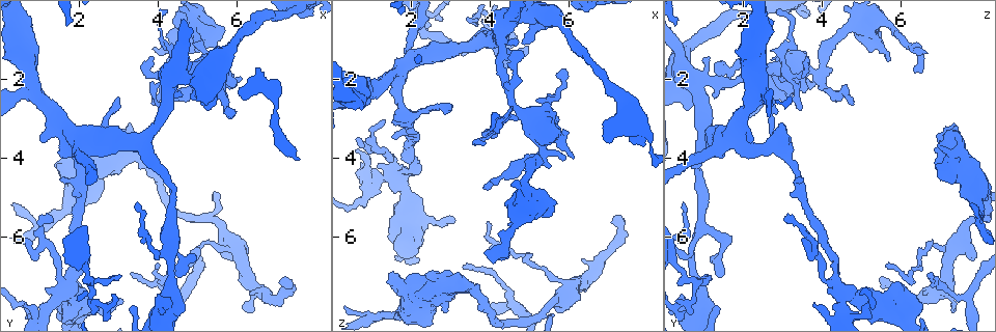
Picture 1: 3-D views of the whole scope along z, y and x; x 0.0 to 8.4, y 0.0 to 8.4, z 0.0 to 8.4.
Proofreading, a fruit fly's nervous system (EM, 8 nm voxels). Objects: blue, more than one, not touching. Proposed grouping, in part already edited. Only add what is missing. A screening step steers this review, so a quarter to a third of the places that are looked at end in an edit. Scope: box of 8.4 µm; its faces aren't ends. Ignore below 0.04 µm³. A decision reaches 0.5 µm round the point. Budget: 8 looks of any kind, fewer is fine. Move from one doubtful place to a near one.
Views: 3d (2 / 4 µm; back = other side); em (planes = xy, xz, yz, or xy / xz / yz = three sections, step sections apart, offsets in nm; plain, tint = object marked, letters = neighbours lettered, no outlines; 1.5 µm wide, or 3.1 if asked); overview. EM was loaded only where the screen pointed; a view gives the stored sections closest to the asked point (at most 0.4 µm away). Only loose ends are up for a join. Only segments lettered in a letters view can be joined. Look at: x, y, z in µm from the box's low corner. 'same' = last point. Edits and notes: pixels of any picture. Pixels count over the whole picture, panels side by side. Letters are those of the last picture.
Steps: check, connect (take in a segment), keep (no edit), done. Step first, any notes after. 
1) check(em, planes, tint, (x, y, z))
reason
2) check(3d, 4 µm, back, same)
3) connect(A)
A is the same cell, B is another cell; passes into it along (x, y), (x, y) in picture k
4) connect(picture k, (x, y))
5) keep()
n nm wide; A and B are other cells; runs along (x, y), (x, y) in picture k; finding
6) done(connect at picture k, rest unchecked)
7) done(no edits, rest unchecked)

check(3d, 2 µm, (6.25, 7.95, 7.30))
branch stops here

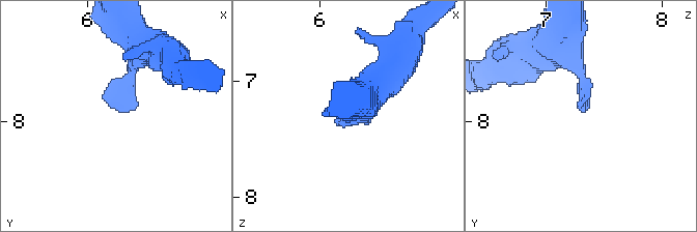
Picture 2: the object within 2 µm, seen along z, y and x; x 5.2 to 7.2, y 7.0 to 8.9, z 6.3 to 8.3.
check(em, planes, letters, (6.26, 7.92, 7.26))
shape alone is not enough

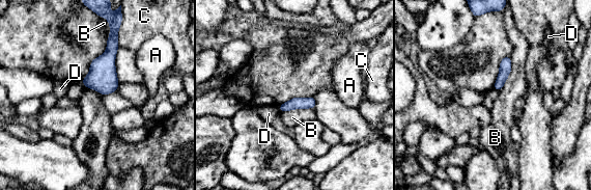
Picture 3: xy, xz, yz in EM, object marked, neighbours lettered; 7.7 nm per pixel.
keep()
B touches over 300 nm; A, B, C and D are other cells; no lettered segment goes on from it

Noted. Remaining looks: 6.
check(em, planes, plain, (3.85, 2.60, 4.75))

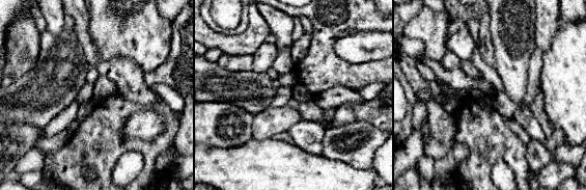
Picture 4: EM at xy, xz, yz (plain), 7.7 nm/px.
check(em, planes, letters, same)

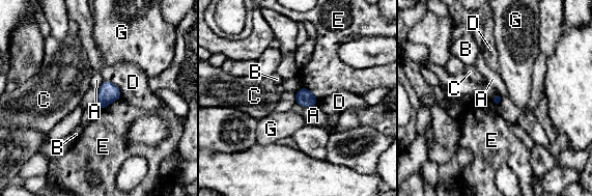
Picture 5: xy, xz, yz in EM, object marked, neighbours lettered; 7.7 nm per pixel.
keep()
A, B, C, D, E and G are other cells; border along (316, 104), (310, 107), (303, 107) in picture 5; none of them fits

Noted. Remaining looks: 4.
check(em, planes, letters, (3.35, 7.75, 1.35))
an open end

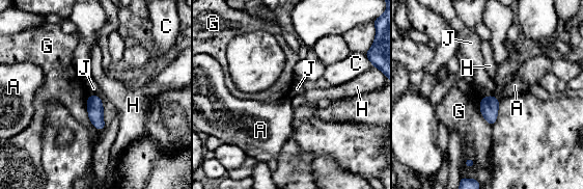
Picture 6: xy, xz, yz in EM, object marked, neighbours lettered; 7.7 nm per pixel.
keep()
130 nm wide; A, C, G, H and J are other cells; border along (492, 95), (482, 98) in picture 6; none of them fits

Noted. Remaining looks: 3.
done(no edits, rest unchecked)

